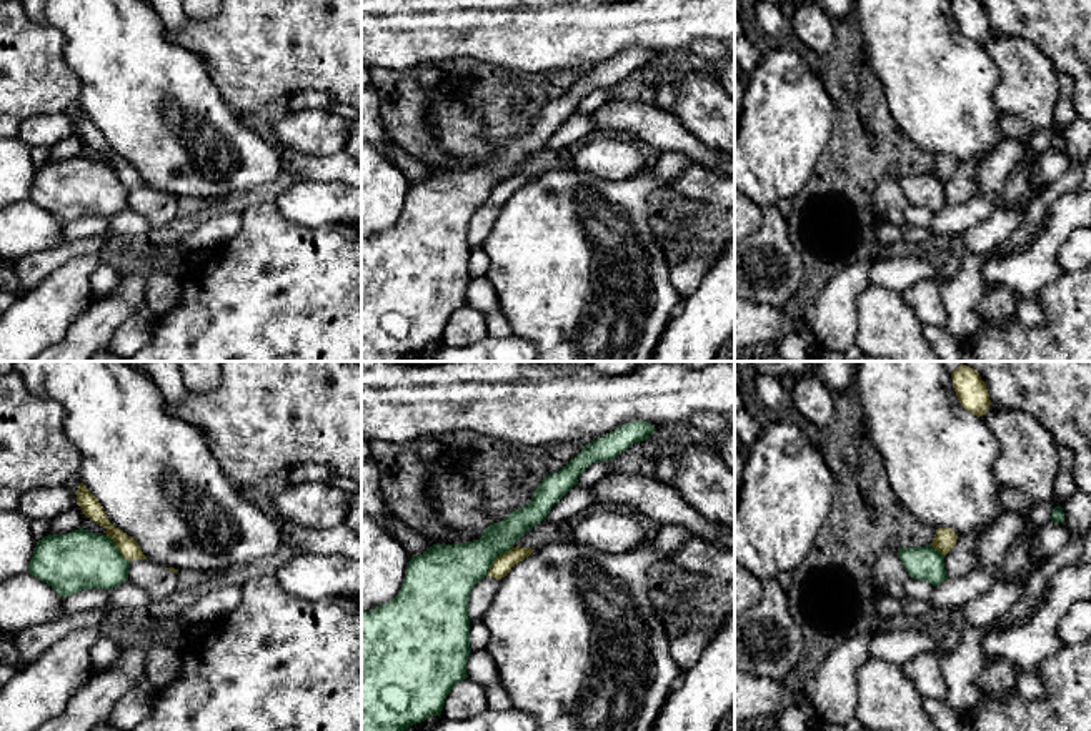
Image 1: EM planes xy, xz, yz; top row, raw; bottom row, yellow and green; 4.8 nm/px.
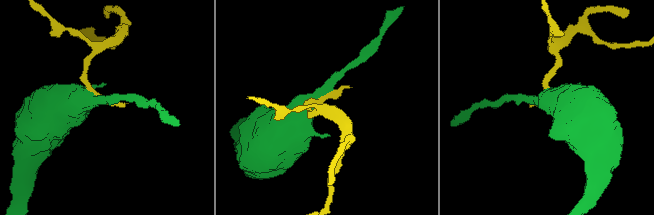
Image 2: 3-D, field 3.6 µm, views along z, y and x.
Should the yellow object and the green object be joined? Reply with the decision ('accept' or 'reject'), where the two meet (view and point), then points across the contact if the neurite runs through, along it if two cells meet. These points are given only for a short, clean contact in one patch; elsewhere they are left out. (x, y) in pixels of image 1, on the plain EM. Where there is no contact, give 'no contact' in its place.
accept; meets yellow in xz at (495, 187)

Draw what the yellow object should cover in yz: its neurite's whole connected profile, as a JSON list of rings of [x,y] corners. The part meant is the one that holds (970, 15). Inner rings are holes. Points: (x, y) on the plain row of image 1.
[[[951,0],[951,5],[961,33],[976,43],[983,43],[991,27],[979,0]]]

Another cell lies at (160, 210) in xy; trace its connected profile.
[[[133,186],[128,195],[128,206],[145,216],[150,226],[165,226],[177,218],[177,201],[147,186]]]

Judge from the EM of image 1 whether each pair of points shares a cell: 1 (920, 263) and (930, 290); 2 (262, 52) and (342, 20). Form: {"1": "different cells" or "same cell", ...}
{"1": "different cells", "2": "same cell"}

